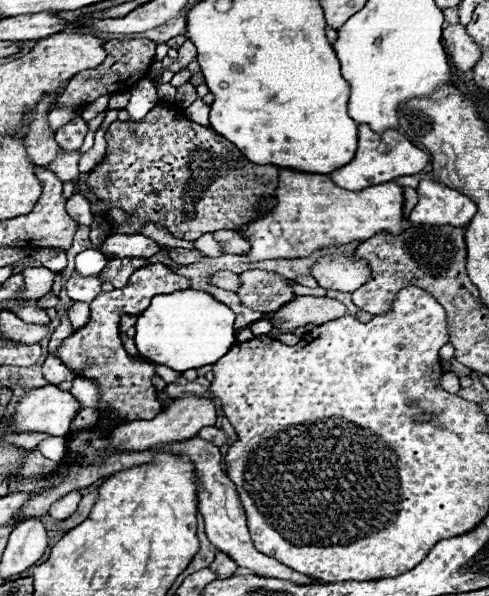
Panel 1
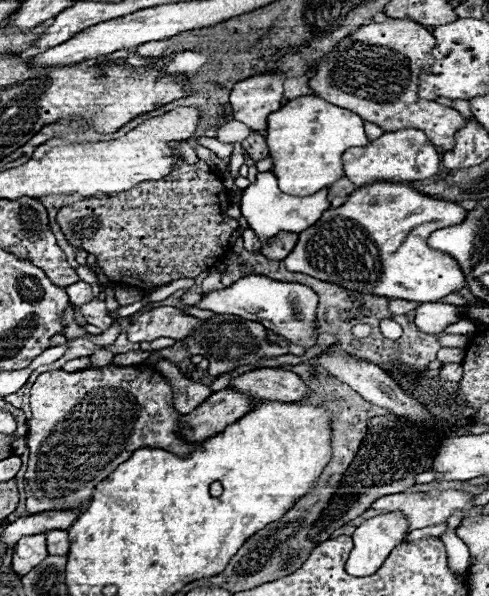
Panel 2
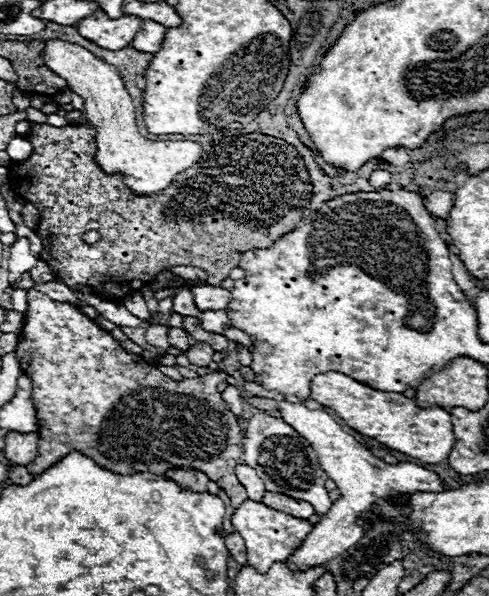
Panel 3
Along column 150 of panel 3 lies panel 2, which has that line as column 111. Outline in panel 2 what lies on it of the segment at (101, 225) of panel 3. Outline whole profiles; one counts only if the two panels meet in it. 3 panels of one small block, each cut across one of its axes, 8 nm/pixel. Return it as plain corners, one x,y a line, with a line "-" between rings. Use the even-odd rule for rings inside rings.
180,162
162,180
136,184
136,188
114,194
110,198
84,198
76,204
62,206
58,212
58,224
72,246
96,254
98,266
110,280
138,288
142,292
152,292
154,288
178,278
196,278
224,258
230,246
230,238
238,228
238,222
226,216
228,206
230,204
224,184
206,162

